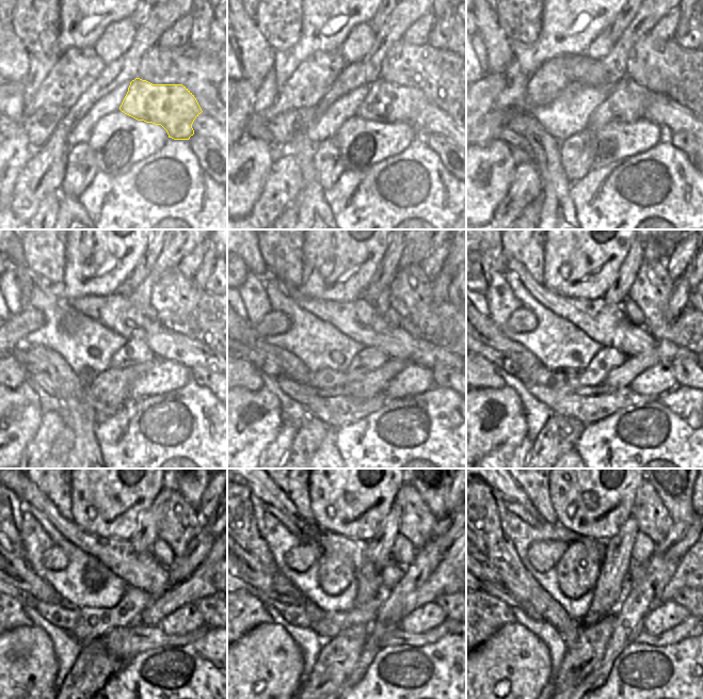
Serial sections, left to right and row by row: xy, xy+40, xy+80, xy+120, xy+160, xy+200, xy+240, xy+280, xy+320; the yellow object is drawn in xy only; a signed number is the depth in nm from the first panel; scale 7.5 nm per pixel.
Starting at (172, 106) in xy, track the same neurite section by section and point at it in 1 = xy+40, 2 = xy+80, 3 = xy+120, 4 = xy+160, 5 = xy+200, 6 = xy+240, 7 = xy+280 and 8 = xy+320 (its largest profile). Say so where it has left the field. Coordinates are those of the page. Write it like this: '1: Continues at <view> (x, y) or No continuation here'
1: Continues at xy+40 (385, 102)
2: Continues at xy+80 (626, 100)
3: Continues at xy+120 (136, 351)
4: Continues at xy+160 (368, 359)
5: Continues at xy+200 (560, 379)
6: Continues at xy+240 (86, 624)
7: Continues at xy+280 (334, 622)
8: Continues at xy+320 (497, 589).

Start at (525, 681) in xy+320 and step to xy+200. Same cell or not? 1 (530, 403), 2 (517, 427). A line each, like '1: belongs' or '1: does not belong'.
1: does not belong
2: belongs

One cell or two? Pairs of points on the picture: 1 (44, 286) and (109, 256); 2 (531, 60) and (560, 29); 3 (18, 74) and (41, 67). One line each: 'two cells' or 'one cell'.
1: one cell
2: one cell
3: two cells

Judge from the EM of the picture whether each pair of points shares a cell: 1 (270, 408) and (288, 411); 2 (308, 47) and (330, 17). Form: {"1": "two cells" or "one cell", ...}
{"1": "two cells", "2": "one cell"}

